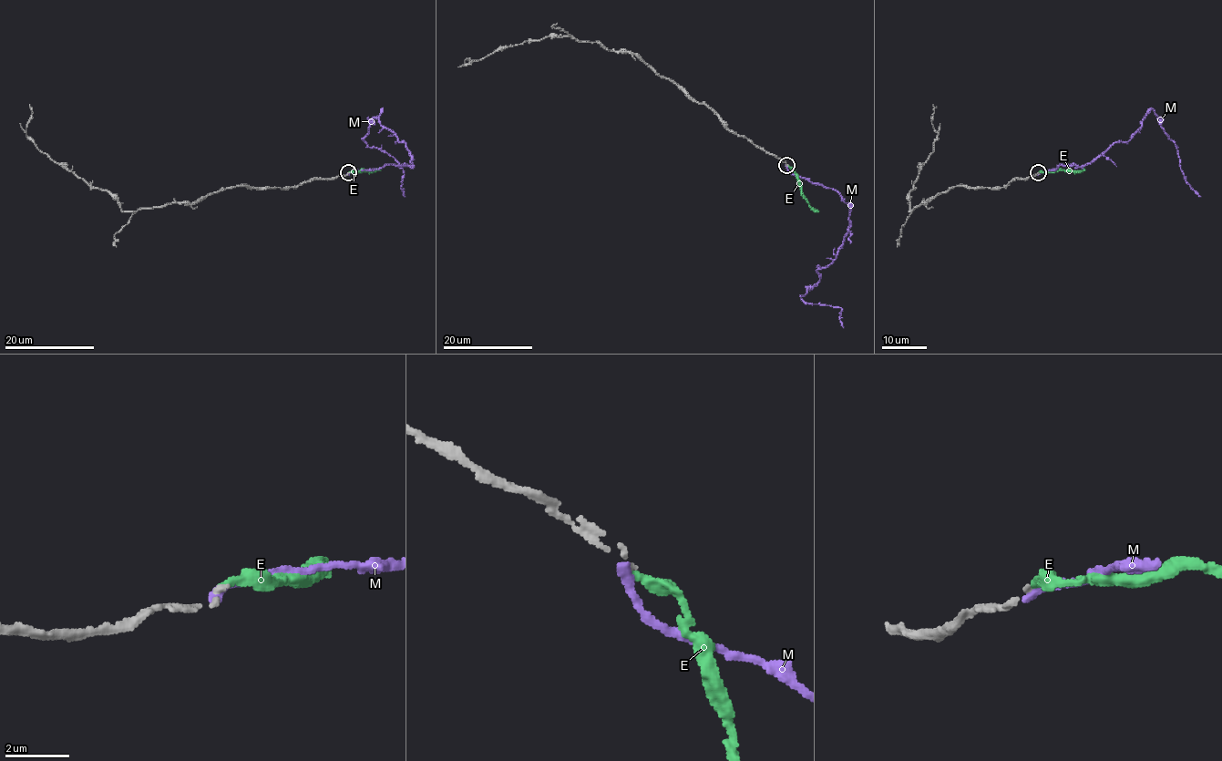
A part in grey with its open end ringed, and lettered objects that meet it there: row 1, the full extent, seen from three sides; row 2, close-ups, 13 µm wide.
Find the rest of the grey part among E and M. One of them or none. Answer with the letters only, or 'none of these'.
E

